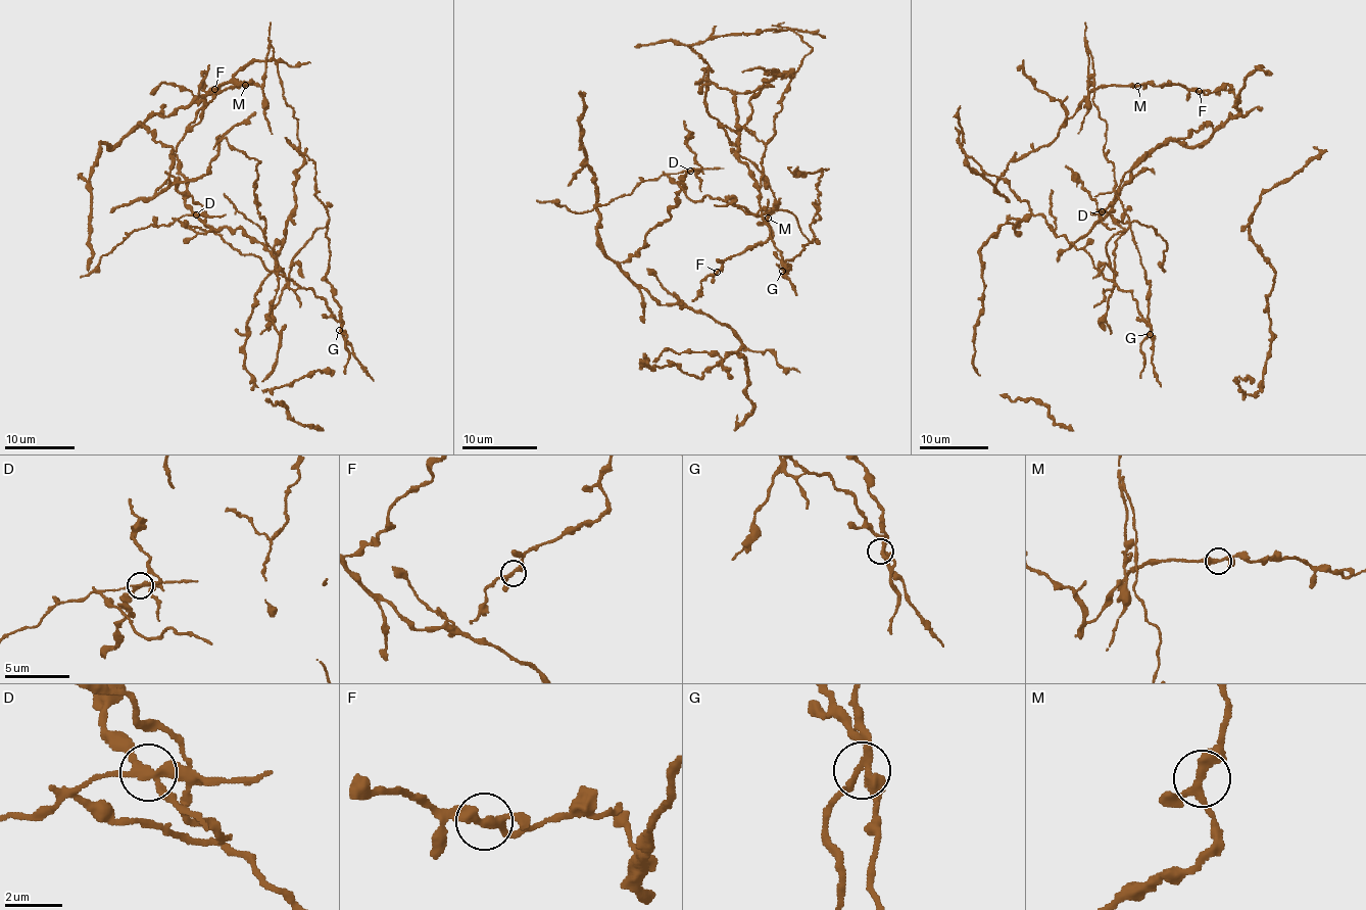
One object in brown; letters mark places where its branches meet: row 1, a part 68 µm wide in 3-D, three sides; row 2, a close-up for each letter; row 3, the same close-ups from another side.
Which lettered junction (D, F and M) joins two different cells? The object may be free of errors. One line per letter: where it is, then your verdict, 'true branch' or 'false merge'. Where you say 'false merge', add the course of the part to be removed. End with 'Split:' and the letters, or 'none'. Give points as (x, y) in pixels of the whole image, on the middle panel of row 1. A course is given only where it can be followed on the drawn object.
D: (690, 171) | false merge | (690, 170), (669, 176), (690, 199), (787, 210), (813, 241), (821, 174), (792, 175), (798, 165)
F: (717, 272) | true branch
M: (768, 218) | true branch
Split: D

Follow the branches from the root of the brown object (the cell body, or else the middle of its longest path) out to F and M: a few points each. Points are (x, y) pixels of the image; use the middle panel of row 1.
F: (681, 179), (761, 213), (798, 35), (690, 48), (708, 112), (773, 195), (770, 235), (717, 272)
M: (681, 179), (761, 213), (812, 50), (786, 27), (690, 48), (768, 218)

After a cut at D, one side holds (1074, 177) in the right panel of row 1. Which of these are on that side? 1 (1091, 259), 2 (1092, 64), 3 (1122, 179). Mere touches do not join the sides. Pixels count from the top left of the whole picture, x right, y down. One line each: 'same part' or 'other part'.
1: same part
2: same part
3: other part

